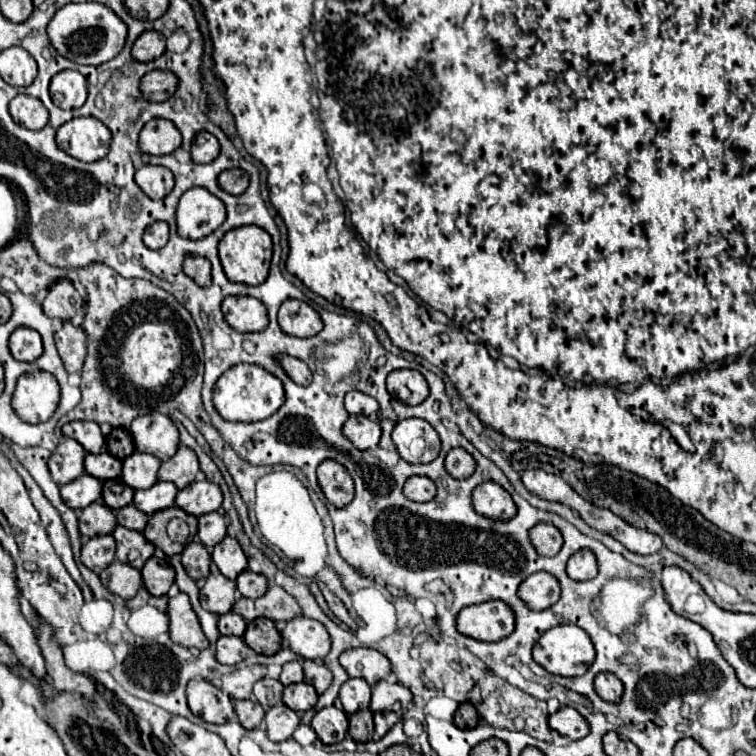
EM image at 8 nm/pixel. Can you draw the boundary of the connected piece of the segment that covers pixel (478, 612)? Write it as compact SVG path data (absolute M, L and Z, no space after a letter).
M486 601L462 609L456 629L478 641L500 641L514 631L514 613L504 601Z

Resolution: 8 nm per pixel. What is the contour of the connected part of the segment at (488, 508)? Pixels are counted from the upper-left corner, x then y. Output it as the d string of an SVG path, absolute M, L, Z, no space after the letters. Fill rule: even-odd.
M484 481L482 485L474 489L472 505L480 515L494 519L494 521L496 519L508 521L510 517L516 515L516 505L512 497L494 481Z

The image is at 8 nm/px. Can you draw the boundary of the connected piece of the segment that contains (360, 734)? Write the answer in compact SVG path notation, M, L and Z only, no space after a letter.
M370 709L358 711L358 713L350 715L348 719L350 719L350 729L348 729L348 733L350 733L350 737L352 737L354 741L366 743L366 741L372 739L372 735L374 735L374 723L372 723L372 711L370 711Z

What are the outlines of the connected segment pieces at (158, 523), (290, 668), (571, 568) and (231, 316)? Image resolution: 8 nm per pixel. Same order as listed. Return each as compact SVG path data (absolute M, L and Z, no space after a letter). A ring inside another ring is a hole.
M170 507L170 509L164 509L164 511L154 513L154 515L148 519L146 529L142 531L142 535L146 537L146 541L152 543L154 547L162 549L164 555L168 555L168 557L170 557L170 555L176 555L176 553L182 553L182 549L184 549L184 545L170 541L170 537L166 535L166 525L168 525L168 521L174 519L174 517L184 519L184 521L188 523L188 527L190 527L190 535L196 533L196 529L198 529L198 521L196 521L196 517L184 513L184 511L178 509L178 507Z
M292 661L292 663L286 663L282 667L282 675L280 675L280 683L286 687L286 685L292 685L292 683L300 683L304 681L304 673L302 673L302 665Z
M582 549L582 551L574 553L574 555L568 559L566 573L568 573L568 577L574 579L574 581L594 579L596 573L598 573L598 563L596 563L596 557L592 555L592 551Z
M230 295L222 301L222 315L224 321L240 331L240 333L254 333L262 331L268 325L268 313L262 301L254 297L238 297Z

